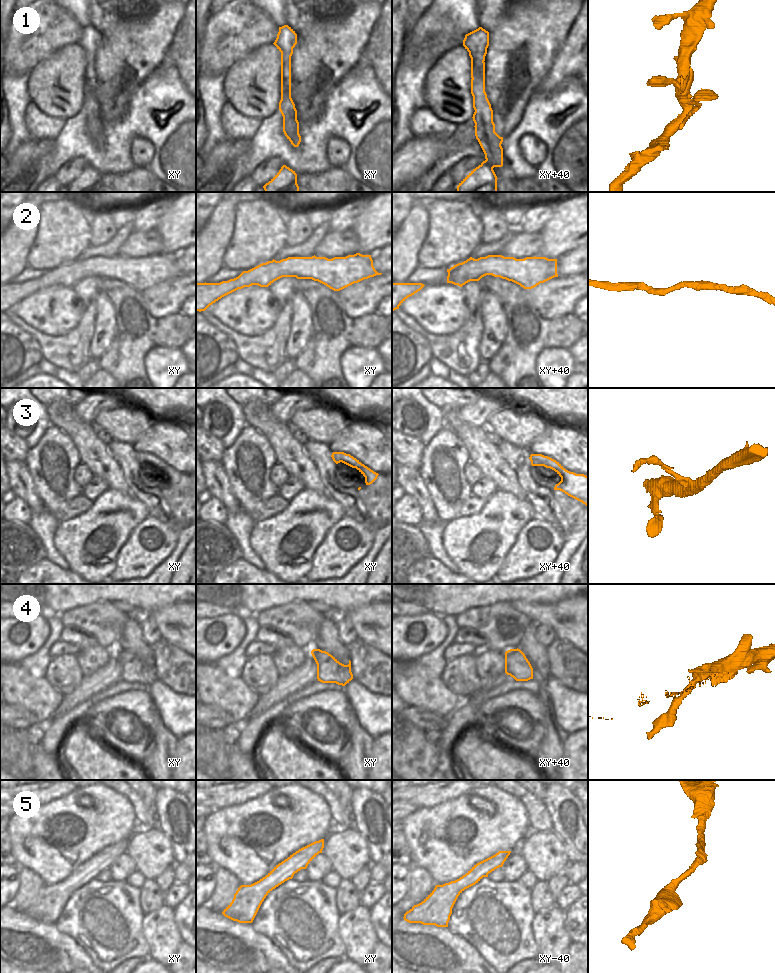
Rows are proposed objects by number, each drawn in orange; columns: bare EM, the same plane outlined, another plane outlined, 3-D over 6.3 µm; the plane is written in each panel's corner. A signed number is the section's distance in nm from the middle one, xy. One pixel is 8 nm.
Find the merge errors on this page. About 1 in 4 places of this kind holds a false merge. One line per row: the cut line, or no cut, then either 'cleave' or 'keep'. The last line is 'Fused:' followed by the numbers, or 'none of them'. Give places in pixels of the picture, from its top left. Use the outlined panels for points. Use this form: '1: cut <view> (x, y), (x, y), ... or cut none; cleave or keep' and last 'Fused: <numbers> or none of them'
1: cut xy+40 (484, 62), (481, 70), (475, 72), (471, 77); cleave
2: cut none; keep
3: cut none; keep
4: cut xy (329, 654), (329, 662), (318, 679); cleave
5: cut none; keep
Fused: 1, 4

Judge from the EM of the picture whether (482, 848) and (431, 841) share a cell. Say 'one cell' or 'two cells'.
one cell

